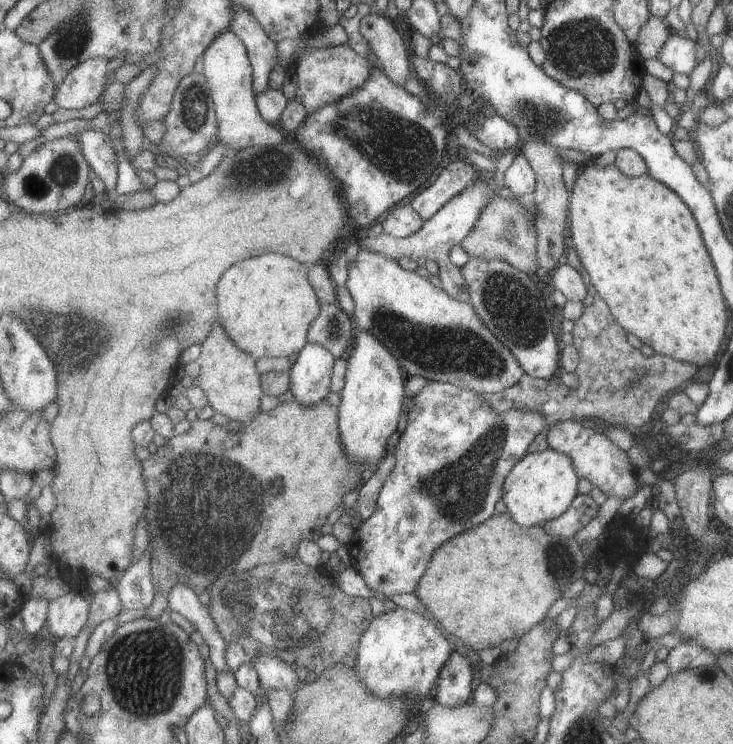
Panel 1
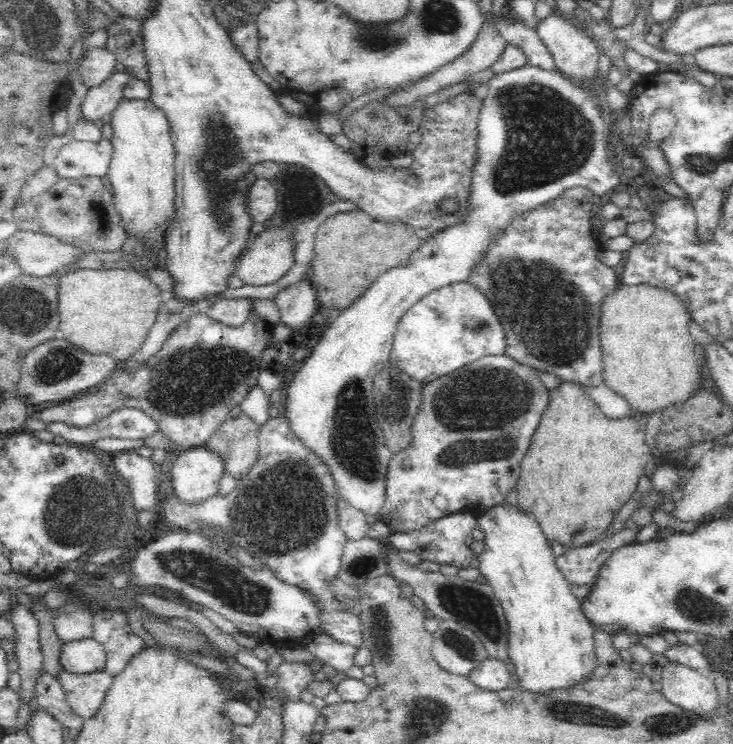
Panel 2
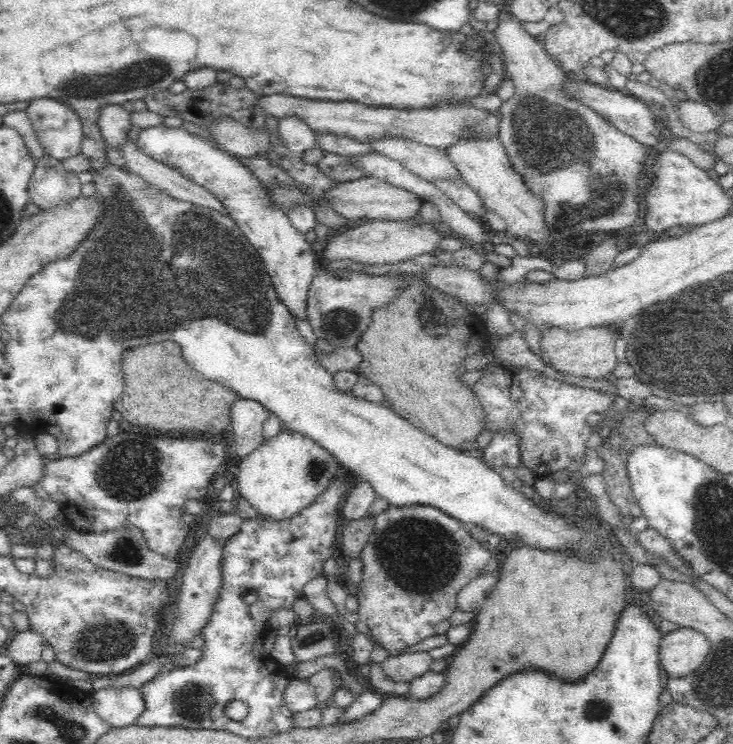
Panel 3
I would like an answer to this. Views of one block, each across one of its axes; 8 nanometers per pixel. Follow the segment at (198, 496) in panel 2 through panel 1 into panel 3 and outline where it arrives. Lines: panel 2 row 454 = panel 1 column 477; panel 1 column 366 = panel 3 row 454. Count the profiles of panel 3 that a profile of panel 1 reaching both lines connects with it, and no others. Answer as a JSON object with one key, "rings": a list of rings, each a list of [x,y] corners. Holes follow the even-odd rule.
{"rings":[[[236,399],[231,406],[231,419],[234,432],[234,450],[241,458],[256,450],[263,437],[262,424],[269,410],[257,400]]]}

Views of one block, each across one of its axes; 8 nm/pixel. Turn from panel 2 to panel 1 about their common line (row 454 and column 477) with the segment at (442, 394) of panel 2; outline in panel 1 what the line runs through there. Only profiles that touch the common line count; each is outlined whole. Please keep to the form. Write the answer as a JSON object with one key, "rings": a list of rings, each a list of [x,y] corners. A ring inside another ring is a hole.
{"rings":[[[429,381],[429,383],[415,396],[413,407],[408,408],[409,415],[408,426],[402,433],[398,444],[399,461],[396,468],[392,471],[390,478],[387,480],[386,486],[382,489],[379,500],[379,512],[372,518],[361,523],[355,537],[348,547],[351,549],[352,556],[356,561],[355,566],[364,575],[368,581],[370,588],[380,594],[381,597],[392,596],[394,594],[404,594],[417,592],[421,580],[430,568],[432,559],[435,557],[436,551],[443,547],[449,540],[457,537],[459,534],[472,530],[487,520],[490,520],[496,511],[496,504],[504,498],[505,484],[510,473],[515,466],[523,460],[528,452],[528,446],[532,441],[545,430],[547,420],[540,413],[532,413],[529,410],[514,409],[505,413],[499,413],[484,397],[480,391],[465,389],[464,387],[455,385],[451,382]]]}

